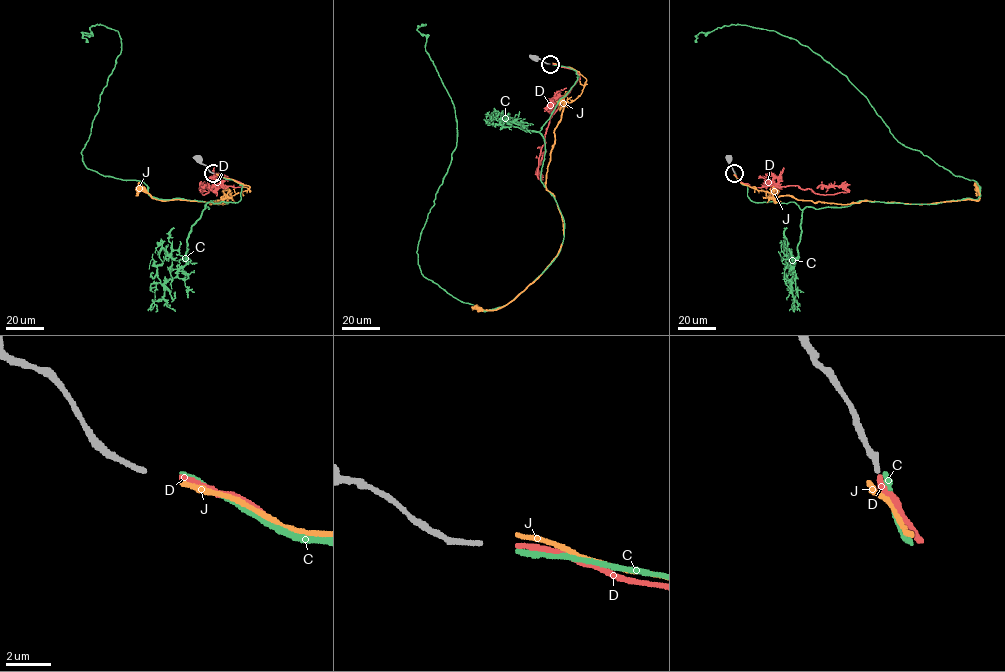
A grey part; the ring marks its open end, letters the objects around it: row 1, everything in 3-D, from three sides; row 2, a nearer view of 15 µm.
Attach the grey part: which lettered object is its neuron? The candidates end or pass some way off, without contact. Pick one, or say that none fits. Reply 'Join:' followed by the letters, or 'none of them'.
Join: C

